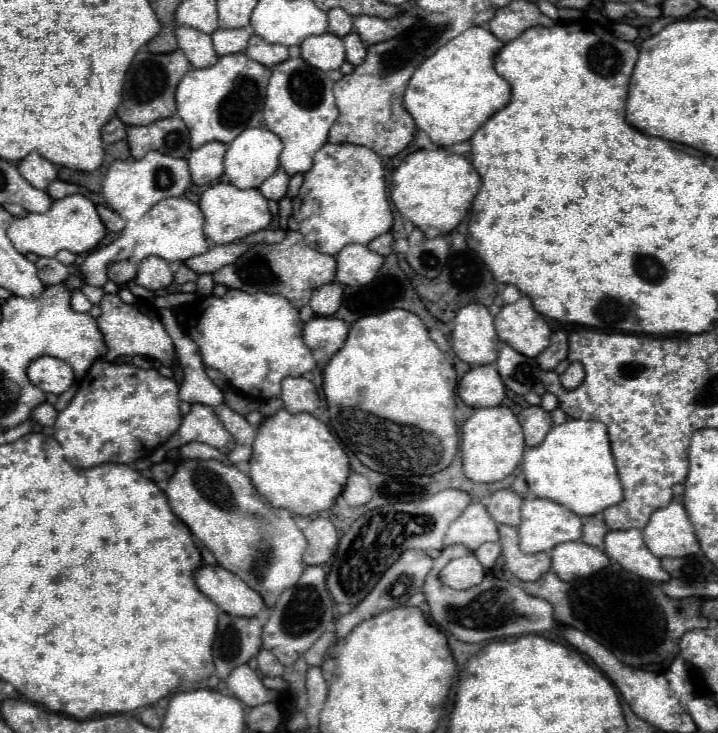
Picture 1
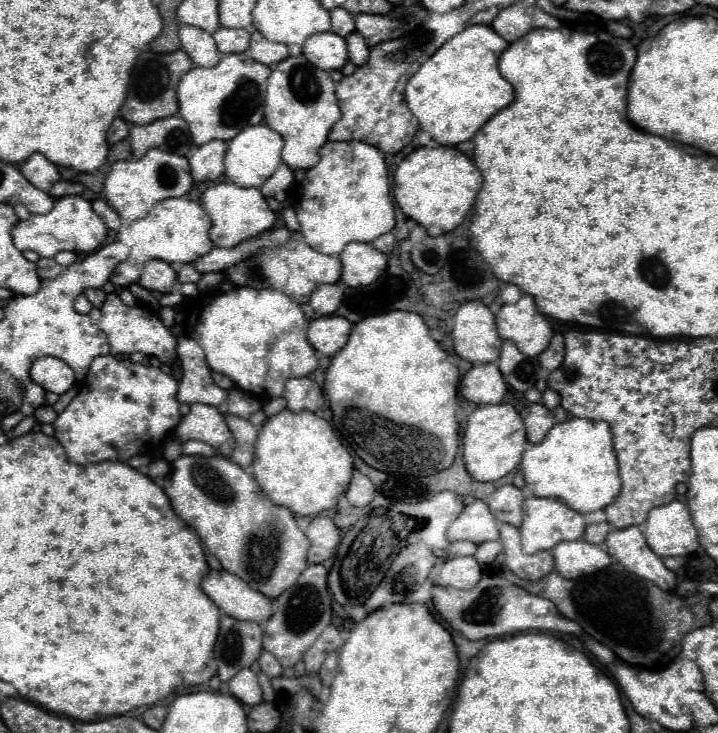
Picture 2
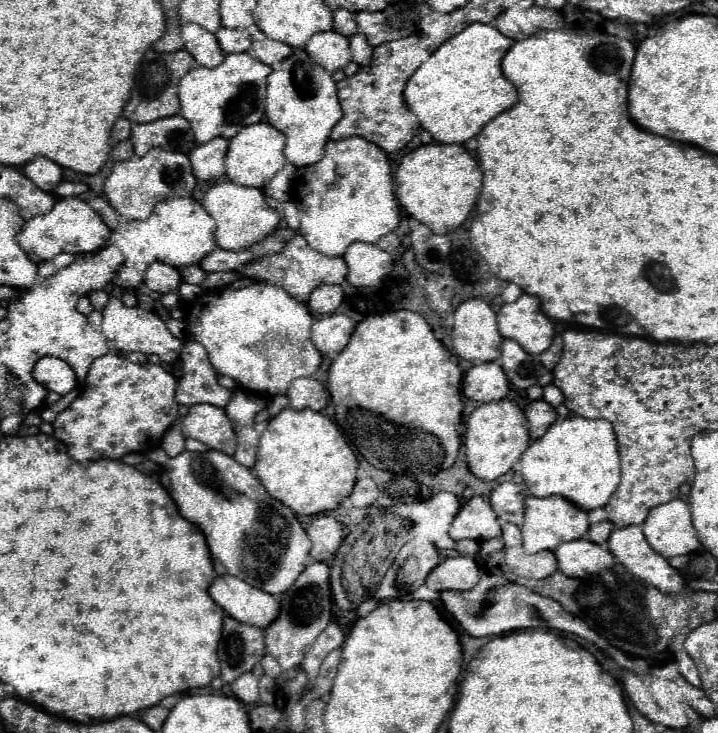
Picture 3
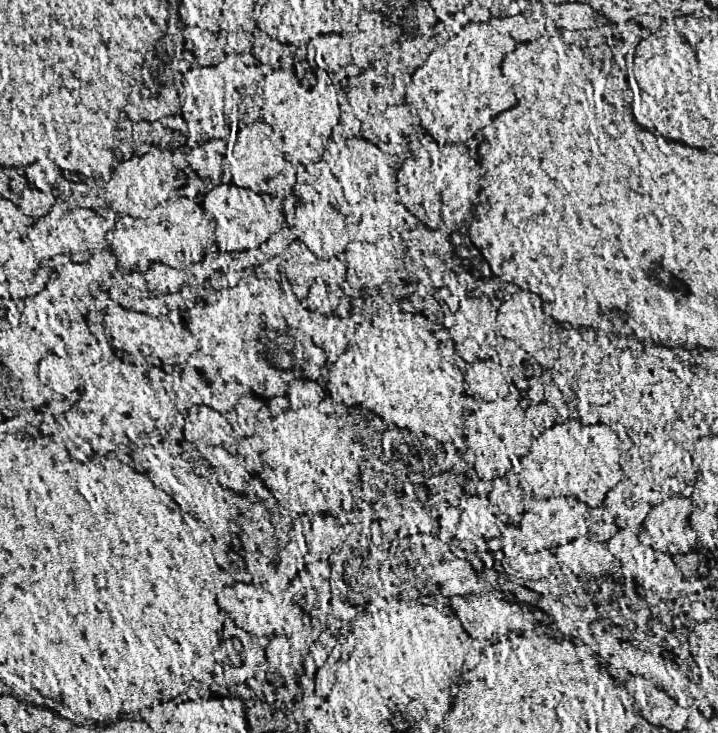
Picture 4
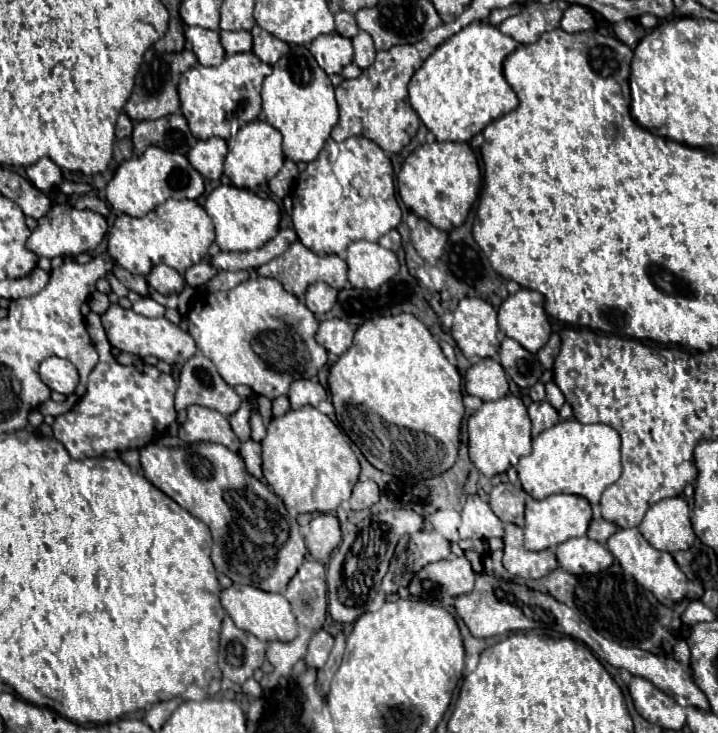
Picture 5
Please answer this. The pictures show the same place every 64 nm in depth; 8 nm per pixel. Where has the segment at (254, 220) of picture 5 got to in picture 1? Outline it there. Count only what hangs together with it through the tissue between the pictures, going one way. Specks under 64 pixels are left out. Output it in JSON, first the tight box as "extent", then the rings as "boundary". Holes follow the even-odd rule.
{"extent":[200,182,272,244],"boundary":[[[218,182],[204,190],[200,198],[200,210],[206,216],[204,234],[214,244],[230,244],[248,234],[264,230],[272,222],[272,214],[268,210],[268,200],[260,194],[260,190],[240,190],[228,182]]]}

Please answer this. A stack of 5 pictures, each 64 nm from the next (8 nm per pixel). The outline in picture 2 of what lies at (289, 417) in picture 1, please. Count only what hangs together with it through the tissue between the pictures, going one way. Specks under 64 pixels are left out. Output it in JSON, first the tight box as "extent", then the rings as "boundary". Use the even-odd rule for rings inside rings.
{"extent":[252,408,354,516],"boundary":[[[288,408],[268,418],[256,440],[252,476],[264,494],[300,516],[314,516],[338,504],[354,472],[352,456],[342,446],[332,426],[314,412],[290,412]]]}

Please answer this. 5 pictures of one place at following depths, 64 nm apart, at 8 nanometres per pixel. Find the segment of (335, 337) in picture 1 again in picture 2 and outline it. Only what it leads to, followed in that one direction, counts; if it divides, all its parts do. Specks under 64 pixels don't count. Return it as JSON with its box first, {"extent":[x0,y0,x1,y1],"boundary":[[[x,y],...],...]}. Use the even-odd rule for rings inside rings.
{"extent":[308,316,352,356],"boundary":[[[342,316],[314,318],[308,328],[308,342],[322,354],[334,356],[348,340],[352,324]]]}

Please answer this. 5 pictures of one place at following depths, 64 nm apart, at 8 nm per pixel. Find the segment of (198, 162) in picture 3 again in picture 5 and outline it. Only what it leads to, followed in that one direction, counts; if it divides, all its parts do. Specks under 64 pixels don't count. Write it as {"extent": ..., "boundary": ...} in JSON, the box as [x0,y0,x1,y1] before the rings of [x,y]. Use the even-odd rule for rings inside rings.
{"extent":[188,138,228,181],"boundary":[[[208,138],[208,140],[198,140],[196,142],[196,146],[188,154],[188,160],[204,178],[217,181],[223,174],[226,154],[228,154],[226,140]]]}

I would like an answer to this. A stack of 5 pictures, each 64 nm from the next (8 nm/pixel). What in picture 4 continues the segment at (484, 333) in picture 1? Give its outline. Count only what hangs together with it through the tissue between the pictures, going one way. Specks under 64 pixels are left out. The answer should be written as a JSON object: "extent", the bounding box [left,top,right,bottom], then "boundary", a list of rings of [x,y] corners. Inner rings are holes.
{"extent":[450,297,504,362],"boundary":[[[466,297],[460,300],[458,310],[454,312],[454,326],[450,328],[450,338],[454,342],[456,354],[466,362],[480,360],[498,360],[498,350],[504,344],[504,338],[498,334],[497,310],[485,298]]]}

